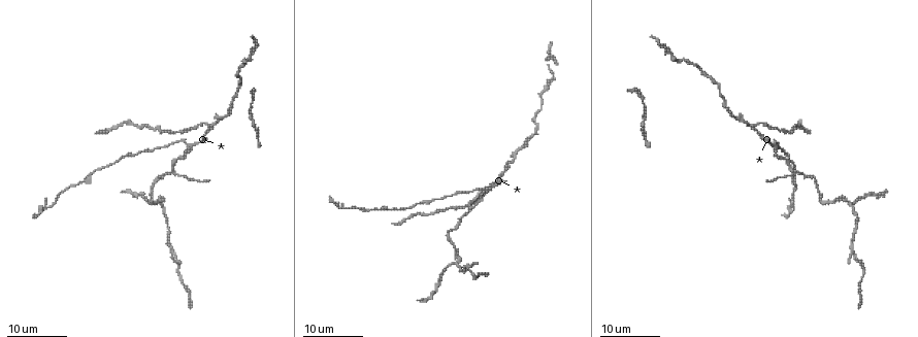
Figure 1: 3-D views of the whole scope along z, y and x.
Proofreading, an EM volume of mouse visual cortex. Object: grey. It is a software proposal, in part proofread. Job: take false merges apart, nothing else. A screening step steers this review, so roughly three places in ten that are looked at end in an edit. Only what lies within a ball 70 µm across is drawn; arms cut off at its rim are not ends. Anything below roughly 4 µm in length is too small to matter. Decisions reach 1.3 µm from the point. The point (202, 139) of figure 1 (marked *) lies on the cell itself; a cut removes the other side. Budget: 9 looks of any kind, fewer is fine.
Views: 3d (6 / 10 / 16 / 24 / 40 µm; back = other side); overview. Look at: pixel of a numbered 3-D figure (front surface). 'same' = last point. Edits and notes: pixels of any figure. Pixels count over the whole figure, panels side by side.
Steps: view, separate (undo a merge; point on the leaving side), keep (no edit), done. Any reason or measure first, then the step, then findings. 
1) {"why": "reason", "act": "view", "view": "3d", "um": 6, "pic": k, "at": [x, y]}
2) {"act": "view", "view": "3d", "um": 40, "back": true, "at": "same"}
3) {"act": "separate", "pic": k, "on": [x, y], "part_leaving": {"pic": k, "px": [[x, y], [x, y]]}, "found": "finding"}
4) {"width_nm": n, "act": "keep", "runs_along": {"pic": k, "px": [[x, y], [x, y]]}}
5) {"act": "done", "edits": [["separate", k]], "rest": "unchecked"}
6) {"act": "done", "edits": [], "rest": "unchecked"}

{"why": "a fork", "act": "view", "view": "3d", "um": 16, "pic": 1, "at": [755, 127]}

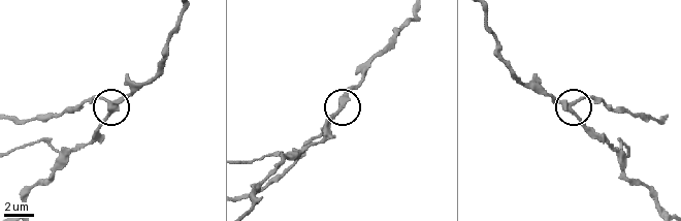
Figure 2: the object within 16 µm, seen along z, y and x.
{"act": "view", "view": "3d", "um": 6, "pic": 2, "at": [110, 103]}

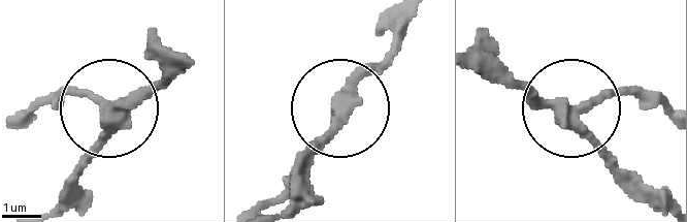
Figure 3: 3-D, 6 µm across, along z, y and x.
{"arms": 3, "act": "keep", "runs_along": {"pic": 3, "px": [[63, 195], [109, 109], [57, 90]]}, "found": "continuous, no second cell"}

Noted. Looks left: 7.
{"why": "calibre changes", "act": "view", "view": "3d", "um": 24, "pic": 1, "at": [820, 192]}

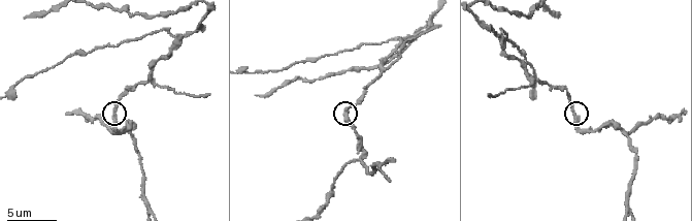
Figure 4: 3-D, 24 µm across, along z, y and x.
{"act": "view", "view": "3d", "um": 6, "pic": 4, "at": [115, 110]}

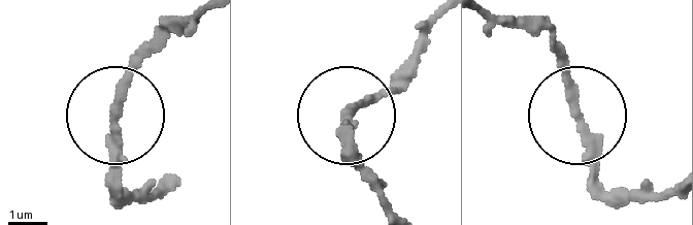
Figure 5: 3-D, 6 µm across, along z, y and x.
{"width_nm": 230, "act": "keep", "found": "one cell here"}

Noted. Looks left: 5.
{"why": "three-way junction", "act": "view", "view": "3d", "um": 16, "pic": 4, "at": [383, 71]}

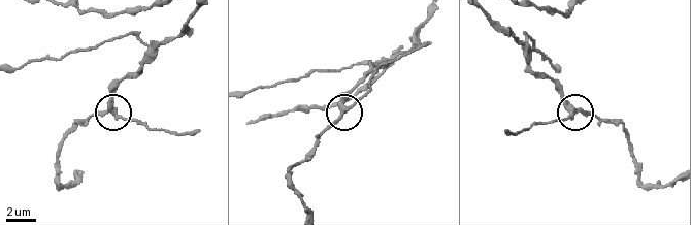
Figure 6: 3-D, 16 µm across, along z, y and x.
{"arms": 3, "act": "keep", "runs_along": {"pic": 6, "px": [[181, 32], [164, 41], [114, 90], [113, 110], [136, 122]]}, "found": "all the same cell"}

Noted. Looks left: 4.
{"why": "a fork", "act": "view", "view": "3d", "um": 16, "pic": 4, "at": [174, 38]}

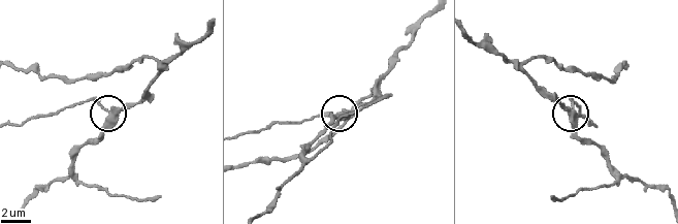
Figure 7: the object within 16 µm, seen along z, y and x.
{"why": "other side", "act": "view", "view": "3d", "um": 16, "back": true, "pic": 7, "at": [110, 113]}

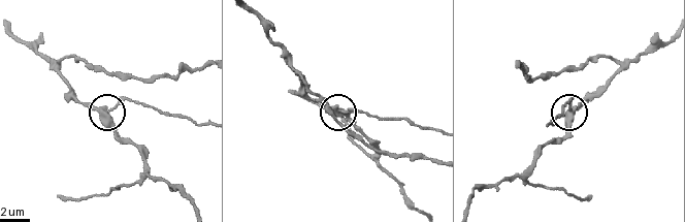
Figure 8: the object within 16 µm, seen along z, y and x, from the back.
{"width_nm": 350, "act": "separate", "pic": 8, "on": [123, 97], "part_leaving": {"pic": 8, "px": [[108, 110], [123, 101], [133, 100], [203, 122]]}, "found": "two cells meet here"}

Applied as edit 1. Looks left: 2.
{"act": "done", "edits": [["separate", 8]], "rest": "unchecked"}

